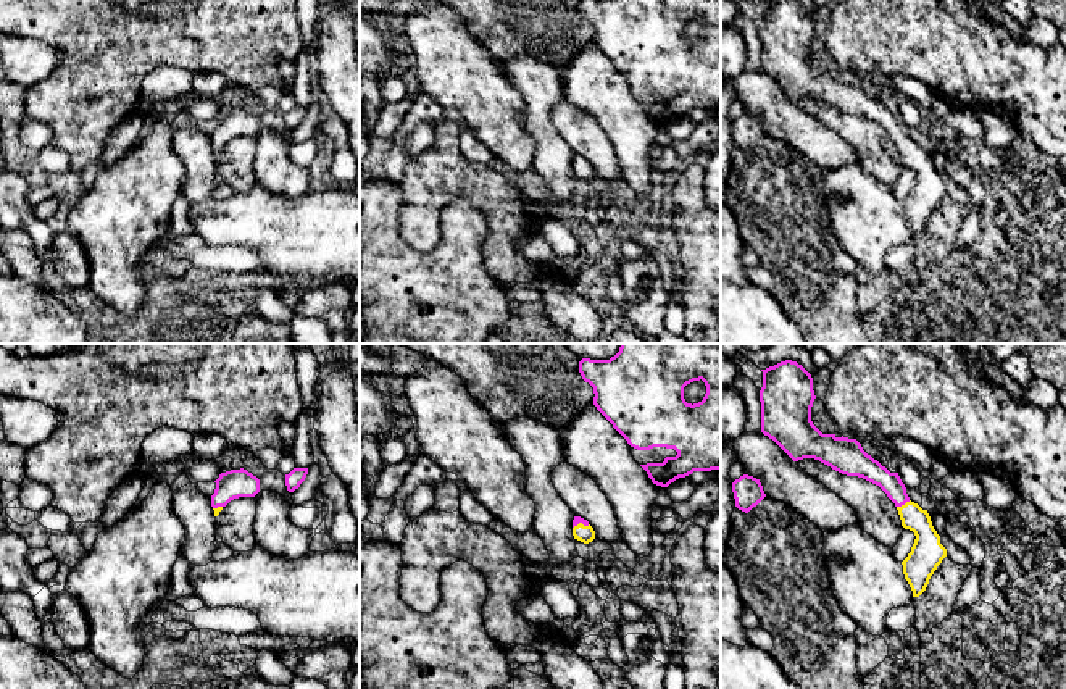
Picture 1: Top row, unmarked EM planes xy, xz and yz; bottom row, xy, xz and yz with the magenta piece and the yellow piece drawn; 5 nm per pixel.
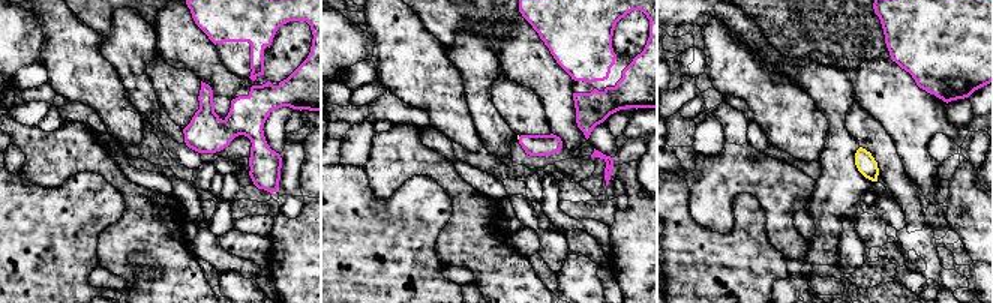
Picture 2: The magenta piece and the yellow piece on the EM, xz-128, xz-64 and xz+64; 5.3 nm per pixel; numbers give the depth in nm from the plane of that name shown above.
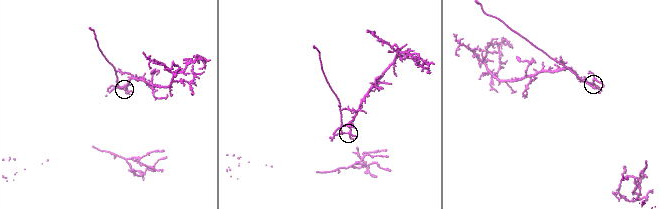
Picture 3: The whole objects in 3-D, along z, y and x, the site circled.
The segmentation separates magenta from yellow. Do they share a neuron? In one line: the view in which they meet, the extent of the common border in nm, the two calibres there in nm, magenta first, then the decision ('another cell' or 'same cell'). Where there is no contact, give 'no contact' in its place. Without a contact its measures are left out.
meets magenta in yz; contact 80 nm long; 120 nm thick on the magenta side, 140 nm on the other; same cell

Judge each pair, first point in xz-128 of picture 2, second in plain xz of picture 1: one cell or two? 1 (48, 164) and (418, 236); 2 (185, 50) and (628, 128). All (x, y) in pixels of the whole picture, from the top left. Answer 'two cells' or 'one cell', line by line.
1: one cell
2: one cell

